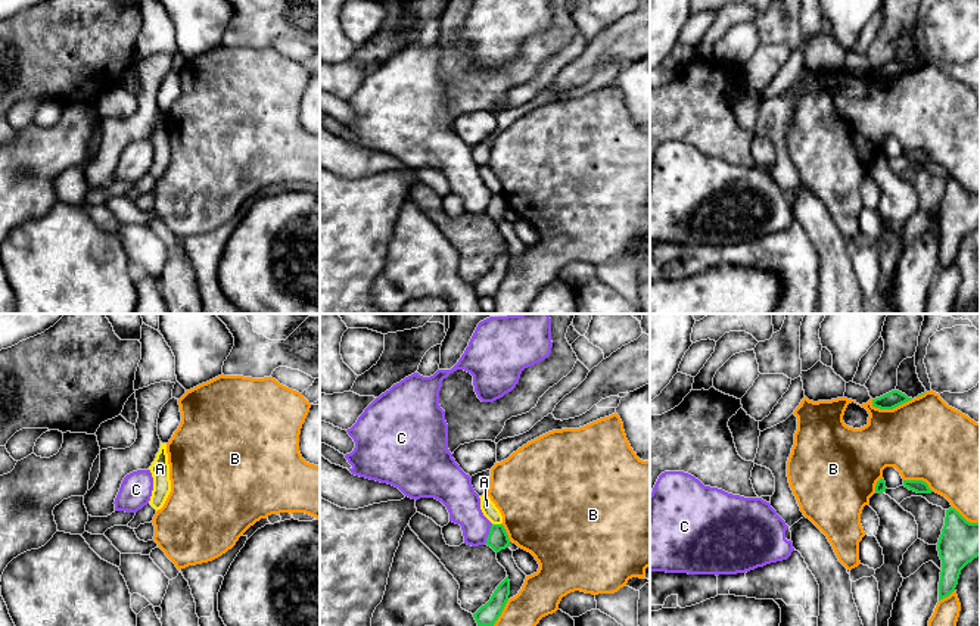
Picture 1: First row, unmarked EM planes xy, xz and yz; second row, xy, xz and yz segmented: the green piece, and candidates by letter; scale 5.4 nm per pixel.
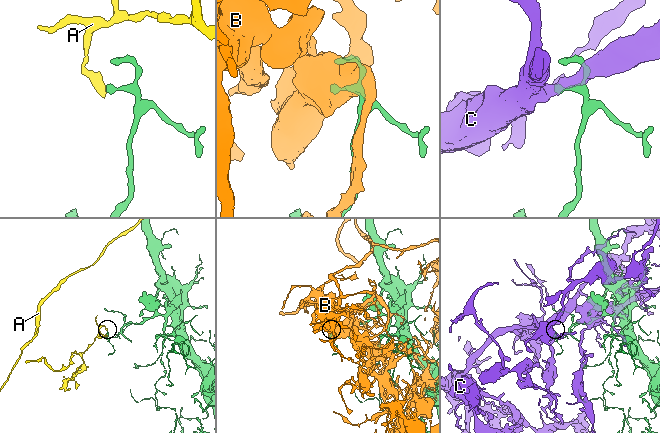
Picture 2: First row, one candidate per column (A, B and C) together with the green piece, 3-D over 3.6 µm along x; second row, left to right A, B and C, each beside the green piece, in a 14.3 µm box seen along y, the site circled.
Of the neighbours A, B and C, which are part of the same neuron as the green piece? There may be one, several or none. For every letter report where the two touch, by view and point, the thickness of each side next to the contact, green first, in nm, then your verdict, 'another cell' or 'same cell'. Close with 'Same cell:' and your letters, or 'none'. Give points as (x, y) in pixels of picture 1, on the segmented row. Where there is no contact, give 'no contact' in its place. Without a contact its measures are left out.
A: xz (497, 525) | 110/80 nm | another cell
B: yz (890, 408) | 90/440 nm | another cell
C: xz (490, 533) | 110/190 nm | another cell
Same cell: none

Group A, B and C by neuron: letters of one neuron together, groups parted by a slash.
A / B / C

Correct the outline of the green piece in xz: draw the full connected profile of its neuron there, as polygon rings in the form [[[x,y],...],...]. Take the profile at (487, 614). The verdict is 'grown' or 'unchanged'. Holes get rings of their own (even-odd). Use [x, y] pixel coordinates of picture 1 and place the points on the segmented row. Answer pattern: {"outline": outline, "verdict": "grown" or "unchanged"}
{"outline": [[[507,576],[497,586],[491,599],[473,614],[477,626],[494,626],[508,601],[508,595],[510,595],[510,580]]], "verdict": "unchanged"}

